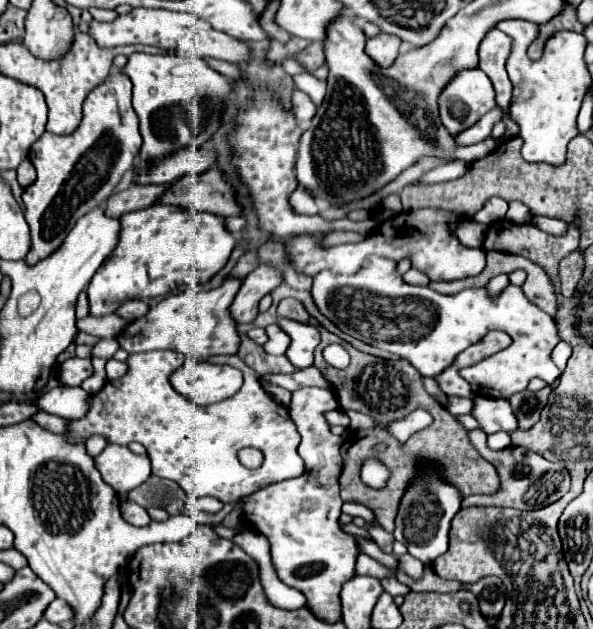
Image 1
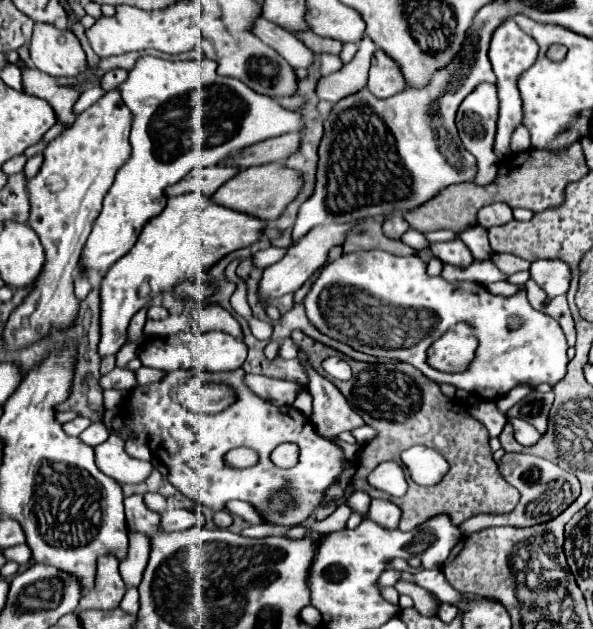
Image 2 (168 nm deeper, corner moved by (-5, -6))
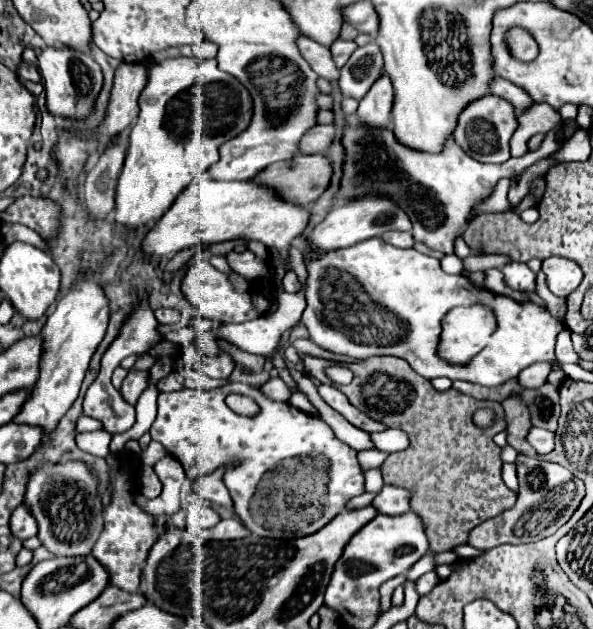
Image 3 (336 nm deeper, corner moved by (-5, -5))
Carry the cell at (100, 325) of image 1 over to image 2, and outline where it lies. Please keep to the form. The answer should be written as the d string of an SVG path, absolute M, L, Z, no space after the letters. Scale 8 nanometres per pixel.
M110 90L104 94L96 104L92 104L88 110L84 110L76 122L64 130L60 136L56 136L52 142L48 142L44 150L44 164L38 170L38 174L28 182L28 192L30 192L30 228L38 234L44 252L46 252L46 264L40 274L40 278L34 284L34 290L30 296L12 312L6 328L4 328L4 340L8 348L24 348L42 336L46 336L52 328L64 328L74 322L76 312L78 312L78 298L74 296L74 270L80 260L82 246L92 230L92 224L96 216L100 214L102 200L108 192L108 188L114 182L114 176L118 168L130 158L130 124L132 124L132 112L128 106L124 106L122 96L118 90Z

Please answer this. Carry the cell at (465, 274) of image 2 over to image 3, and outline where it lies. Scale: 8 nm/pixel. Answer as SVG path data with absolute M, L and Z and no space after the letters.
M508 263L502 267L504 283L516 291L534 291L536 273L532 273L526 263Z

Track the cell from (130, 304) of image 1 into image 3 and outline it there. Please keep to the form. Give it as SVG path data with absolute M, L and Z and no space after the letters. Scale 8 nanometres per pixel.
M156 309L154 315L158 323L178 323L180 321L180 313L174 309Z

